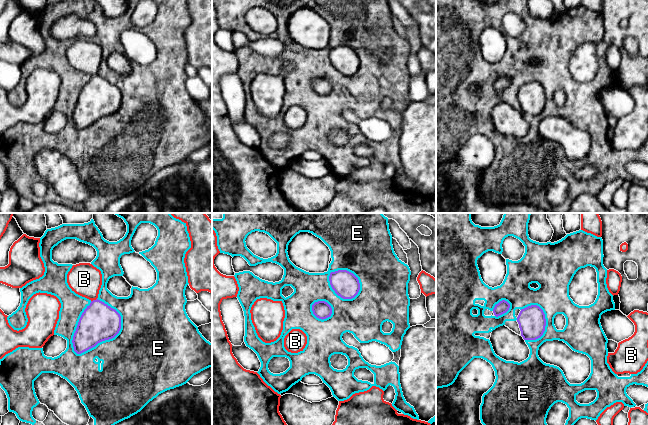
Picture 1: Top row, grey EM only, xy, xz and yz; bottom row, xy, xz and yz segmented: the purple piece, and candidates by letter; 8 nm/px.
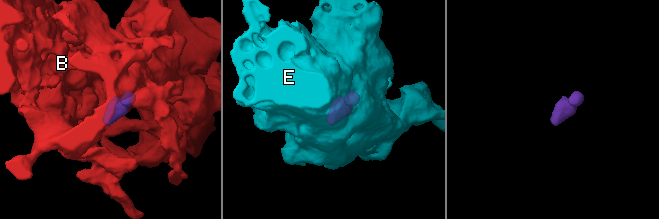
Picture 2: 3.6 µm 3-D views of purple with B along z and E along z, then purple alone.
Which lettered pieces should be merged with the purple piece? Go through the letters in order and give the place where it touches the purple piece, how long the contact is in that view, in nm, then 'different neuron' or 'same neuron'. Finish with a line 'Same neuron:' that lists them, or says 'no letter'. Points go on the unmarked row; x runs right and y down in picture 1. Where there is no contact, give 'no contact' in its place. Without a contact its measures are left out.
B: contact xy (93, 76); length 50 nm; same neuron
E: contact xy (117, 109); length 480 nm; different neuron
Same neuron: B

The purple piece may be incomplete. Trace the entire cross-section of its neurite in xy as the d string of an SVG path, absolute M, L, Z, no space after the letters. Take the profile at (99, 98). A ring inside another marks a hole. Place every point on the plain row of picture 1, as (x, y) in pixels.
M92 40L73 41L67 50L67 59L76 70L91 77L79 95L72 116L74 127L81 130L102 117L114 114L121 105L121 92L97 75L102 50Z

